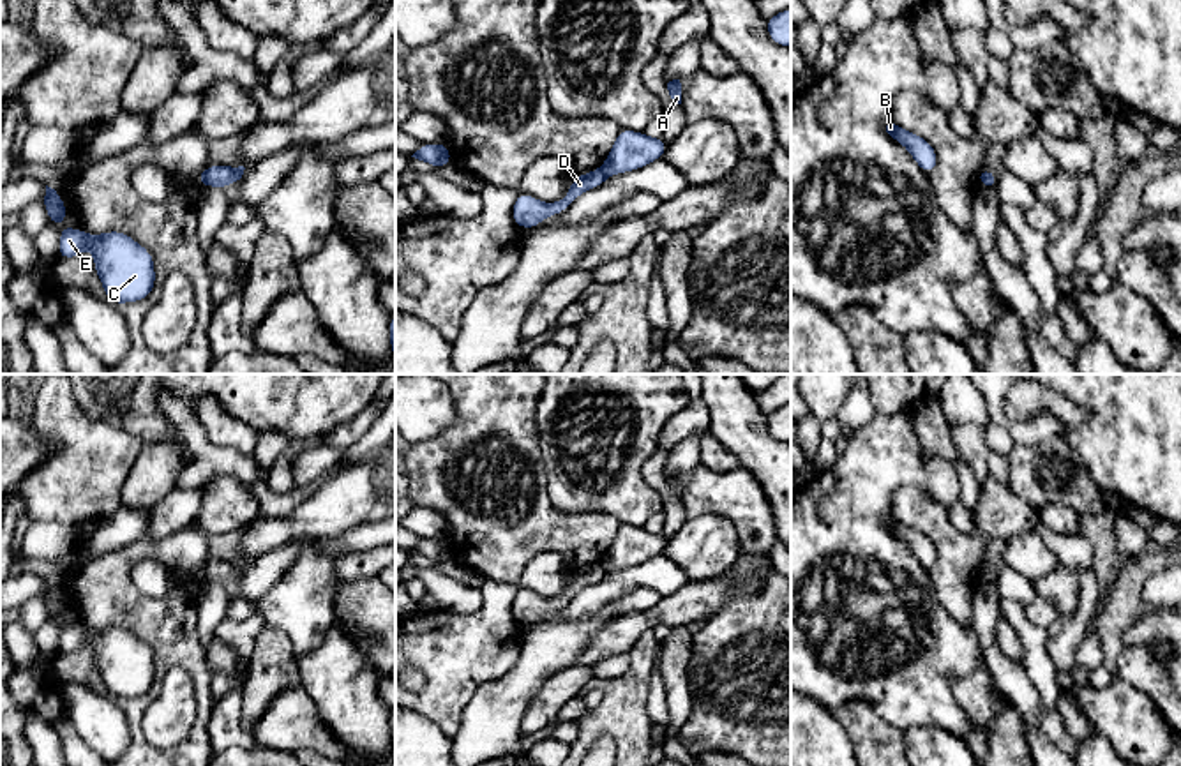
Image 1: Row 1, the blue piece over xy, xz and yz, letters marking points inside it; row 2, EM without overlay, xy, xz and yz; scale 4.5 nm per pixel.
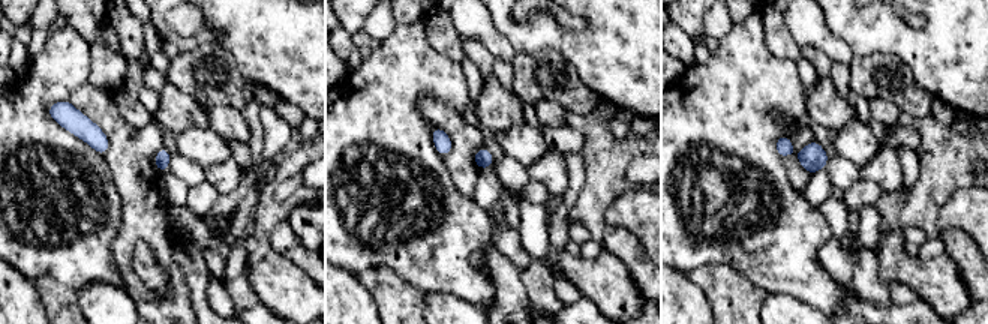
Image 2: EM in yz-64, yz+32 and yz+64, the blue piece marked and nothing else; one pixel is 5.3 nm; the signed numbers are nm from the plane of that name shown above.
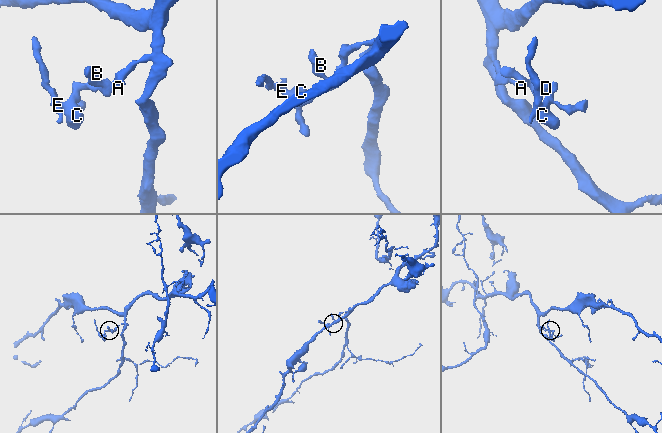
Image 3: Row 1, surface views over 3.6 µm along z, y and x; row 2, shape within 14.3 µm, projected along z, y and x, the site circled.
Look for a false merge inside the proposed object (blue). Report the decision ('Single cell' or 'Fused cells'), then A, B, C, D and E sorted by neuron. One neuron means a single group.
Fused cells. Groups: A B / C D E

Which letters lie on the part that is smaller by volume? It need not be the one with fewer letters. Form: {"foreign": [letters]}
{"foreign": ["C", "D", "E"]}

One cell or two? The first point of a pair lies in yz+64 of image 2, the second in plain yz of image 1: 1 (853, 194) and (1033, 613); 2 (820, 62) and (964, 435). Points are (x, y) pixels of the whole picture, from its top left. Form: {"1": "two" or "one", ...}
{"1": "one", "2": "one"}

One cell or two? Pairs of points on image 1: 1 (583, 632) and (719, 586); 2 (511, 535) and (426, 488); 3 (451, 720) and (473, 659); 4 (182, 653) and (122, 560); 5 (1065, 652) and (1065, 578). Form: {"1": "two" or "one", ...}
{"1": "two", "2": "one", "3": "one", "4": "one", "5": "two"}

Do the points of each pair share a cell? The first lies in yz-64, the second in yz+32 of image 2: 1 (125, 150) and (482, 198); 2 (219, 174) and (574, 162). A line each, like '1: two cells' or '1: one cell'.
1: two cells
2: two cells

